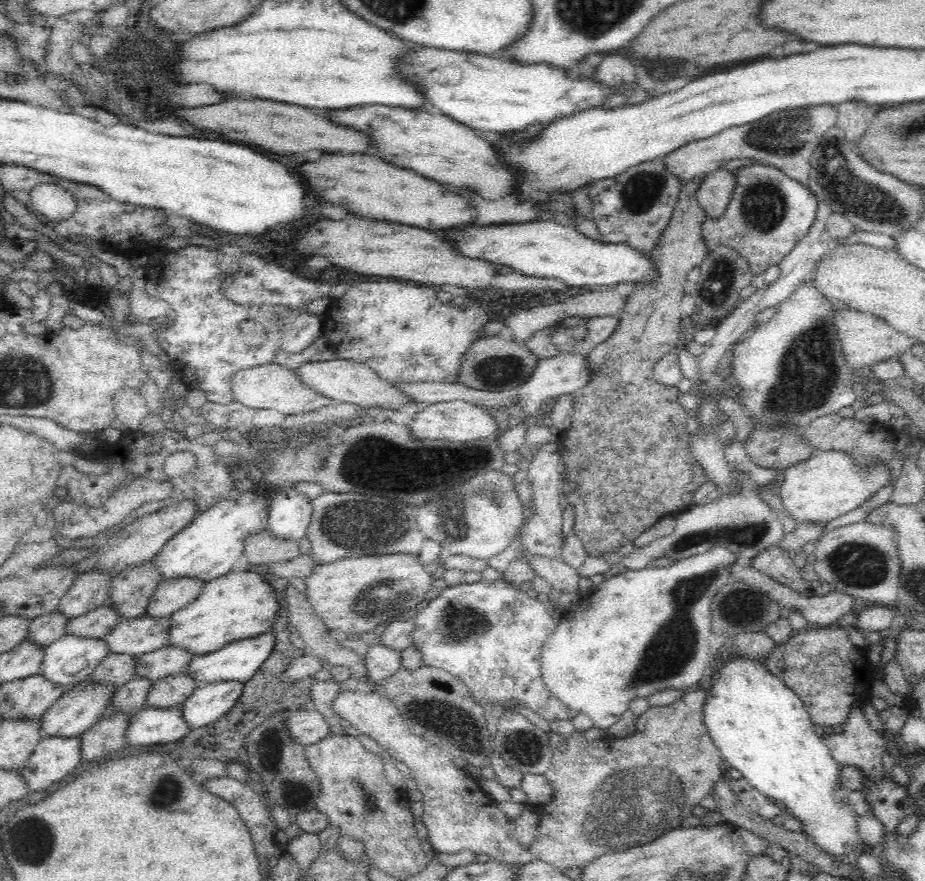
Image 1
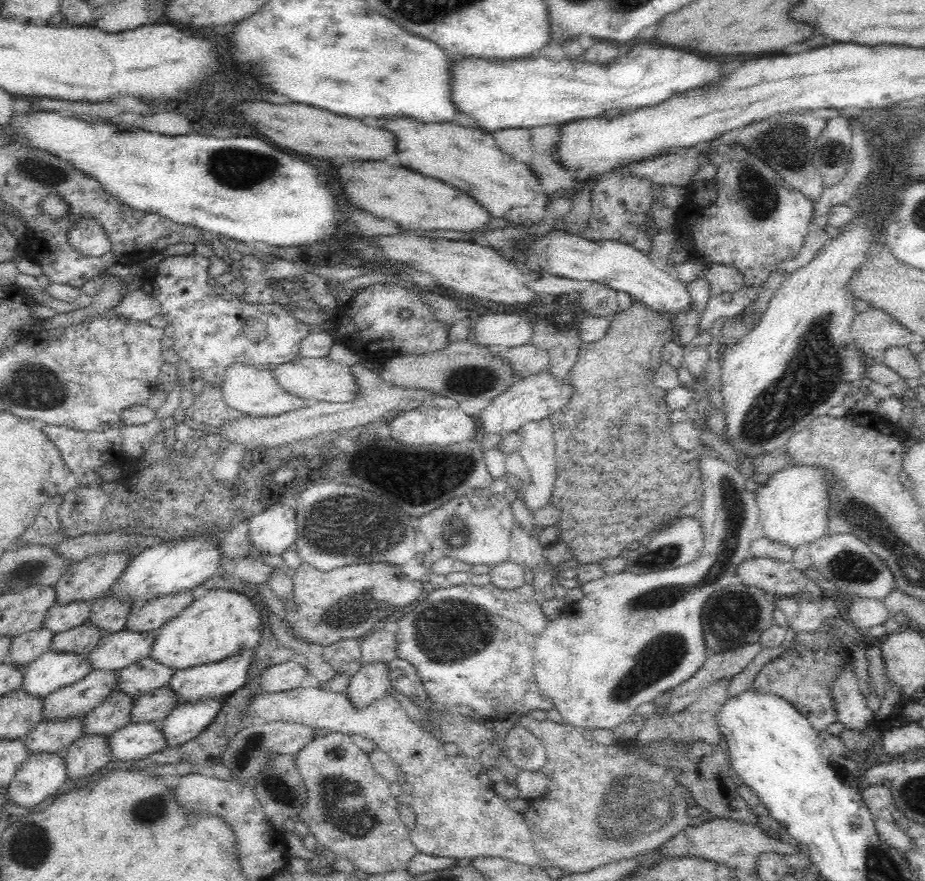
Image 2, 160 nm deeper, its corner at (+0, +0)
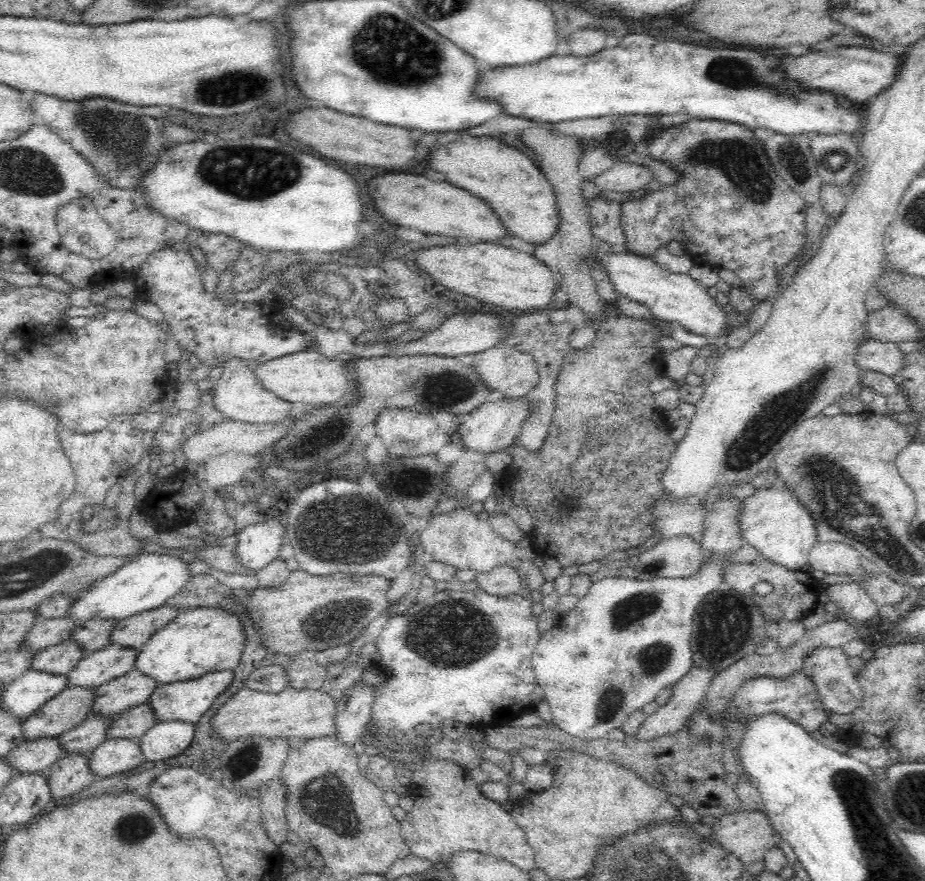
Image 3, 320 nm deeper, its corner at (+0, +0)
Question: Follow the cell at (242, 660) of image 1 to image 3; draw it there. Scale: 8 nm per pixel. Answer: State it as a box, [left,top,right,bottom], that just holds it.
[148,669,233,723]

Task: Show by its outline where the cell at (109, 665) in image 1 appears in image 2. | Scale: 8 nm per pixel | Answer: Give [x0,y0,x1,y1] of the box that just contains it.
[40,669,117,722]

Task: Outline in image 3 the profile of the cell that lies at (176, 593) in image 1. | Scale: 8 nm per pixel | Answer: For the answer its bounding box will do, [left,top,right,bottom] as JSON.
[111,605,178,650]

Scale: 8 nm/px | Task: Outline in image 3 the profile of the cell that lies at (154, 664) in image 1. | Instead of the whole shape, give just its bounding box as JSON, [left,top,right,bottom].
[86,668,156,717]

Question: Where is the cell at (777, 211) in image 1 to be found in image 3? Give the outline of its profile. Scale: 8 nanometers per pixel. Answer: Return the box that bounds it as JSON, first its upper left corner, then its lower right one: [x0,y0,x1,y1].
[620,118,806,302]

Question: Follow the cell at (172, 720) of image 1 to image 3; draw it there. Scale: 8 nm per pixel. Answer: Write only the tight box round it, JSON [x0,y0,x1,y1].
[88,738,144,780]

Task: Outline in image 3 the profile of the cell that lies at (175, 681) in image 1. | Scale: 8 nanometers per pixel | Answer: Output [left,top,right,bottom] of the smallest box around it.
[106,701,156,739]

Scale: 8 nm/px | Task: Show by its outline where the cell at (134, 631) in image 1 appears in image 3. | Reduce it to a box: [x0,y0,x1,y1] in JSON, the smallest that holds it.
[66,645,138,689]

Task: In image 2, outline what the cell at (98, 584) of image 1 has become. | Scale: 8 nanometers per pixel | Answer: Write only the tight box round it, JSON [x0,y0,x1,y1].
[40,601,92,636]

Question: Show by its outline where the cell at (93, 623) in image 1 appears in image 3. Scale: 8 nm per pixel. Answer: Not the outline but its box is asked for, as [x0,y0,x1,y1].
[28,639,84,675]

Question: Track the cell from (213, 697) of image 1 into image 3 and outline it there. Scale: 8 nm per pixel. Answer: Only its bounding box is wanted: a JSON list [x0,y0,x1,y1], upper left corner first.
[138,721,194,761]

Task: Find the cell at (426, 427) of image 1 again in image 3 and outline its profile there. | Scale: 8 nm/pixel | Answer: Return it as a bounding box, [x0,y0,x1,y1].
[372,406,449,456]

